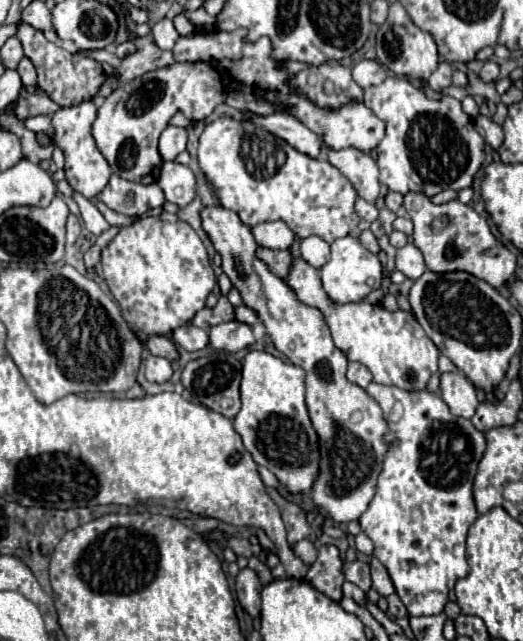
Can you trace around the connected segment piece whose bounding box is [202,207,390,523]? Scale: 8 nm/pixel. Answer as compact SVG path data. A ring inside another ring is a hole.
M208 207L202 211L202 227L212 239L214 249L222 255L222 271L230 277L232 285L240 291L244 305L258 313L276 349L282 351L294 365L306 371L306 407L308 407L312 427L316 429L316 435L320 441L320 469L312 485L312 493L310 493L312 501L320 509L324 509L334 523L350 523L350 521L360 519L360 515L368 509L376 493L376 479L384 463L384 453L390 449L390 443L384 441L384 435L388 433L388 423L382 417L380 405L362 387L356 387L354 383L346 379L348 359L344 351L340 351L334 345L330 329L324 321L324 315L320 313L320 309L304 305L296 297L296 293L288 289L288 285L282 279L278 279L274 273L268 271L268 267L256 257L258 245L250 229L240 221L240 217L236 217L236 213L224 207Z

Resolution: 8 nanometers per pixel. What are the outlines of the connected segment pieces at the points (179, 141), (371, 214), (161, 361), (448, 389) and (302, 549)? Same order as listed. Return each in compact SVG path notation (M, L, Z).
M168 125L160 135L160 155L164 161L174 161L178 153L186 151L188 131L184 127Z
M362 197L356 199L356 213L358 213L364 221L368 221L368 223L372 223L372 221L378 219L378 209L376 209L372 203L364 201Z
M150 355L146 359L146 379L148 381L154 381L154 383L166 383L170 377L172 377L172 365L168 359L164 357L154 357Z
M460 371L440 375L440 397L450 413L458 417L470 419L478 407L476 387Z
M300 541L300 543L296 543L292 549L294 549L294 553L296 553L306 565L310 565L312 561L316 561L318 551L316 551L316 547L314 547L310 541Z

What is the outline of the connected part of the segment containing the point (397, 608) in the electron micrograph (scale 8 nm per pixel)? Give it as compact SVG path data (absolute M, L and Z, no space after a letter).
M396 593L388 597L388 615L390 615L390 617L396 617L396 619L400 619L400 617L408 617L406 607L402 605L402 601L398 599Z

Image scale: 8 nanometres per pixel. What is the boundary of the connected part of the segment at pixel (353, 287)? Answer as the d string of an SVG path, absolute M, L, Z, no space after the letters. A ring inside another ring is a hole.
M346 235L332 243L332 259L320 269L320 273L324 291L338 305L360 303L362 299L368 297L368 293L378 289L382 283L382 263L374 253L364 249L354 235Z

